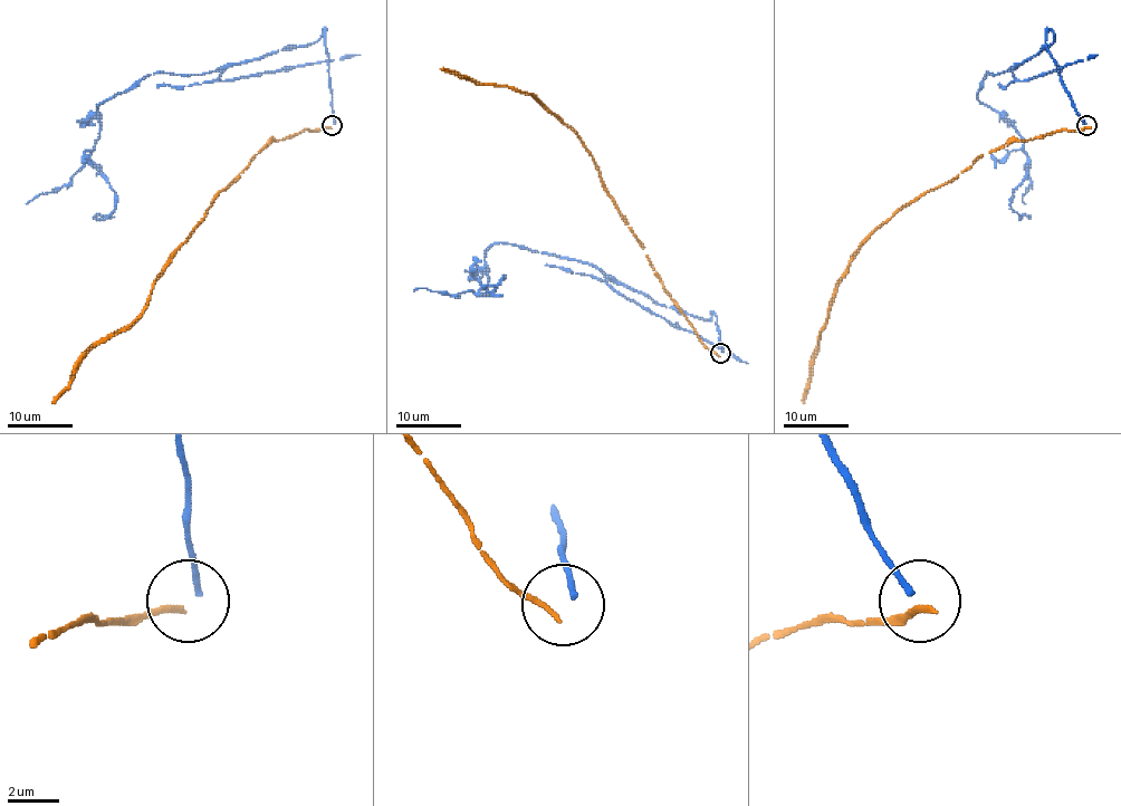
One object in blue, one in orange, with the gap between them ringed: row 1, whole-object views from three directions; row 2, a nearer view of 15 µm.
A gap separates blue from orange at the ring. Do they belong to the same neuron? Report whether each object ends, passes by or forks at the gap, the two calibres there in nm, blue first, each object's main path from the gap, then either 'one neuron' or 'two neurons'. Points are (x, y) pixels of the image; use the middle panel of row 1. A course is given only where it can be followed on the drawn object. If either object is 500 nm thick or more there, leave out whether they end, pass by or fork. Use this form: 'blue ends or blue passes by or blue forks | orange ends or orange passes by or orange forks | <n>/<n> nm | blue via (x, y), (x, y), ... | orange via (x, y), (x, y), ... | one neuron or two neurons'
blue ends | orange ends | 240/240 nm | blue via (721, 352), (714, 310), (679, 314), (591, 265), (497, 242), (478, 293), (502, 276), (485, 286), (502, 296) | orange via (718, 355), (671, 298), (582, 141), (536, 96), (478, 85), (440, 68) | two neurons

